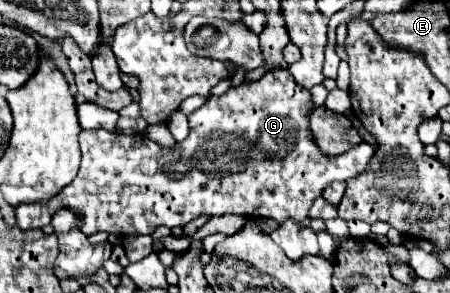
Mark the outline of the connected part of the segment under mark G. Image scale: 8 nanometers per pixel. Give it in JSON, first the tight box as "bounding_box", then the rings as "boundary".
{"bounding_box":[16,70,374,236],"boundary":[[[276,70],[266,72],[256,82],[242,82],[230,88],[224,96],[210,96],[204,106],[190,114],[190,136],[176,144],[174,150],[162,154],[162,148],[142,134],[122,136],[106,130],[82,130],[80,150],[82,164],[74,182],[70,182],[62,194],[56,194],[48,202],[22,204],[16,208],[16,220],[22,230],[42,228],[50,224],[52,214],[66,206],[78,214],[78,228],[90,236],[96,232],[108,232],[118,236],[152,234],[158,226],[184,226],[198,216],[222,216],[238,214],[244,218],[272,218],[278,224],[286,220],[302,222],[308,216],[312,202],[332,182],[346,182],[348,178],[366,170],[374,146],[362,140],[360,146],[330,158],[318,150],[308,130],[310,112],[314,110],[310,92],[294,82],[290,72]]]}

